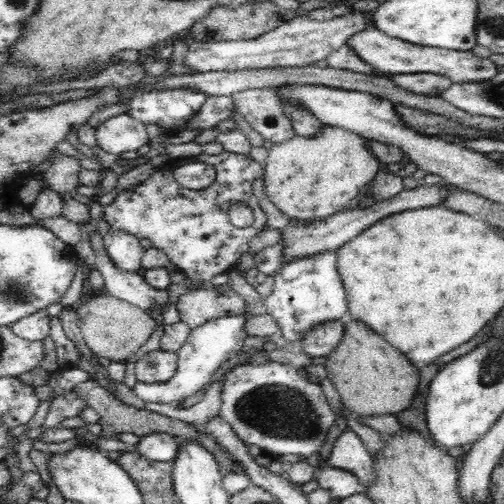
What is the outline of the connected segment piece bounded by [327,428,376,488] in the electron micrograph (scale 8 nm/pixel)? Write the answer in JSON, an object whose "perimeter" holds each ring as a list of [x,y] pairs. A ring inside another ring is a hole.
{"perimeter":[[[348,428],[335,440],[327,466],[350,471],[357,476],[362,488],[370,486],[376,480],[372,455],[361,438]]]}

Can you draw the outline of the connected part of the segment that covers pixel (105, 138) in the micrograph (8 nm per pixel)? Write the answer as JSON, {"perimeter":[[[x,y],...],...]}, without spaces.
{"perimeter":[[[127,113],[118,114],[95,128],[96,144],[110,154],[121,155],[150,144],[146,125],[132,119]]]}

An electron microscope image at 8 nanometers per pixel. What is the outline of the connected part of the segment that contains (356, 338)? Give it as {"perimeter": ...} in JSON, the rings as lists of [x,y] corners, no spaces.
{"perimeter":[[[348,322],[340,344],[326,356],[327,377],[332,381],[346,409],[358,416],[396,415],[412,404],[420,384],[419,370],[390,346],[382,336],[362,322]]]}

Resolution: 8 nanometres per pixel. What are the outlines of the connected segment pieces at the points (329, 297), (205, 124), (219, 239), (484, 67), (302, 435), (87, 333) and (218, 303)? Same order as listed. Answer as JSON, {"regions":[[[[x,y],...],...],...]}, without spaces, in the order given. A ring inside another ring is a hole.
{"regions":[[[[326,250],[320,254],[292,258],[275,275],[271,294],[264,299],[264,308],[276,319],[278,329],[293,349],[312,328],[330,320],[340,320],[346,312],[346,289],[337,271],[337,254]]],[[[224,96],[208,97],[200,111],[184,129],[201,129],[201,131],[212,129],[220,122],[229,120],[232,117],[232,113],[236,112],[232,98]]],[[[223,151],[220,154],[202,154],[199,159],[206,164],[212,164],[216,169],[216,180],[204,190],[189,190],[180,187],[175,180],[174,169],[180,164],[188,163],[189,159],[174,159],[173,168],[167,166],[162,170],[156,170],[141,184],[135,185],[127,190],[118,192],[115,199],[105,206],[103,216],[114,230],[129,232],[136,238],[148,238],[154,248],[160,248],[166,253],[170,262],[180,269],[187,282],[208,282],[216,274],[226,273],[236,267],[242,254],[249,252],[251,238],[254,238],[260,230],[266,227],[266,214],[258,204],[258,198],[253,192],[253,182],[257,178],[264,180],[264,168],[250,156],[234,154]],[[234,202],[241,202],[252,209],[254,220],[250,226],[235,227],[229,219],[230,206]]],[[[376,28],[366,29],[352,34],[345,46],[354,50],[364,62],[376,68],[382,75],[419,74],[428,72],[450,78],[452,83],[478,83],[494,79],[498,73],[498,65],[489,58],[478,58],[472,52],[446,50],[430,46],[412,45],[392,38]]],[[[264,362],[260,364],[240,364],[238,366],[234,366],[231,370],[228,370],[226,374],[224,374],[224,384],[222,384],[222,406],[221,406],[221,418],[223,418],[236,433],[236,436],[246,444],[256,444],[256,446],[260,446],[264,450],[264,453],[275,457],[276,455],[285,455],[285,454],[297,454],[300,456],[309,457],[314,452],[319,452],[319,450],[324,446],[324,442],[326,442],[326,438],[328,438],[328,432],[330,432],[330,428],[334,426],[334,422],[336,422],[337,414],[328,399],[325,397],[323,388],[318,383],[312,383],[308,381],[308,378],[304,378],[296,367],[290,366],[289,364],[282,364],[281,362]]],[[[108,294],[92,297],[86,303],[79,302],[74,309],[88,348],[98,357],[114,362],[125,362],[132,354],[136,354],[157,328],[157,323],[146,311]]],[[[201,287],[179,296],[176,302],[181,322],[191,330],[224,316],[246,312],[246,301],[236,291],[224,293]]]]}

